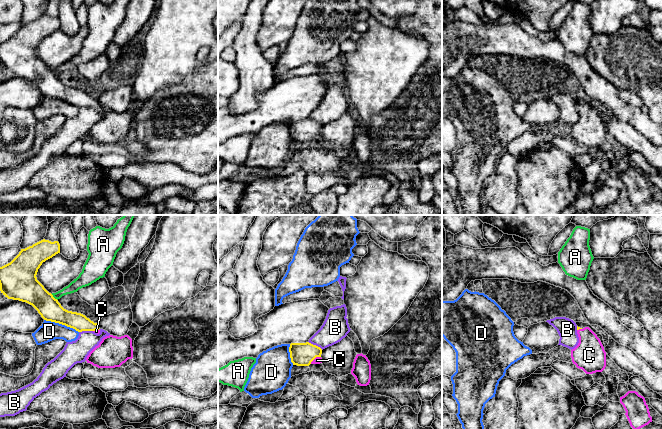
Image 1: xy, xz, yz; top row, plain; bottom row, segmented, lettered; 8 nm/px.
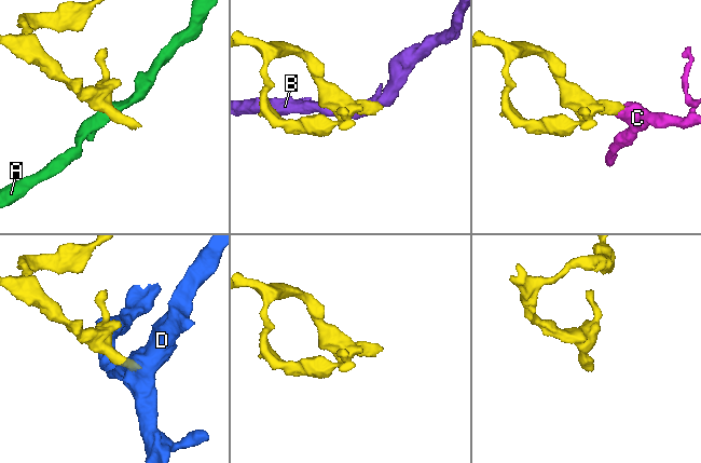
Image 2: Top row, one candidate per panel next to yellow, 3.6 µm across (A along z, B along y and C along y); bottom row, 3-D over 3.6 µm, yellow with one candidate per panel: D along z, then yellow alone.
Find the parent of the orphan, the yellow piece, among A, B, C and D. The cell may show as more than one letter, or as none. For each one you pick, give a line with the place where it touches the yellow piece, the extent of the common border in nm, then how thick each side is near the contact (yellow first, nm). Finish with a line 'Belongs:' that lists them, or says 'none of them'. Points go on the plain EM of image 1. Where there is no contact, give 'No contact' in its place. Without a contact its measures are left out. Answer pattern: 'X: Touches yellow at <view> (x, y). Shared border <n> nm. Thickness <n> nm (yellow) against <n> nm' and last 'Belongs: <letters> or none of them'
C: Touches yellow at xz (315, 133). Shared border 110 nm. Thickness 190 nm (yellow) against 60 nm
Belongs: C

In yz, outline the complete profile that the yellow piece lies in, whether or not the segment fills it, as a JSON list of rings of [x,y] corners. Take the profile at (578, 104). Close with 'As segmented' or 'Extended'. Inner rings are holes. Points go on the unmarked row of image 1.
[[[577,102],[578,121],[571,126],[573,140],[586,150],[602,148],[606,143],[606,128],[597,111],[589,104]]]. Extended

